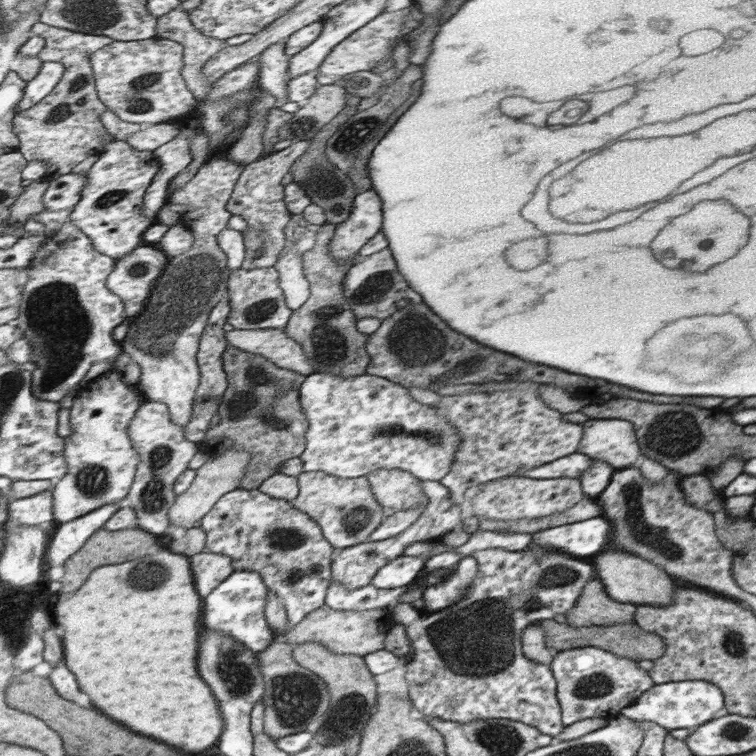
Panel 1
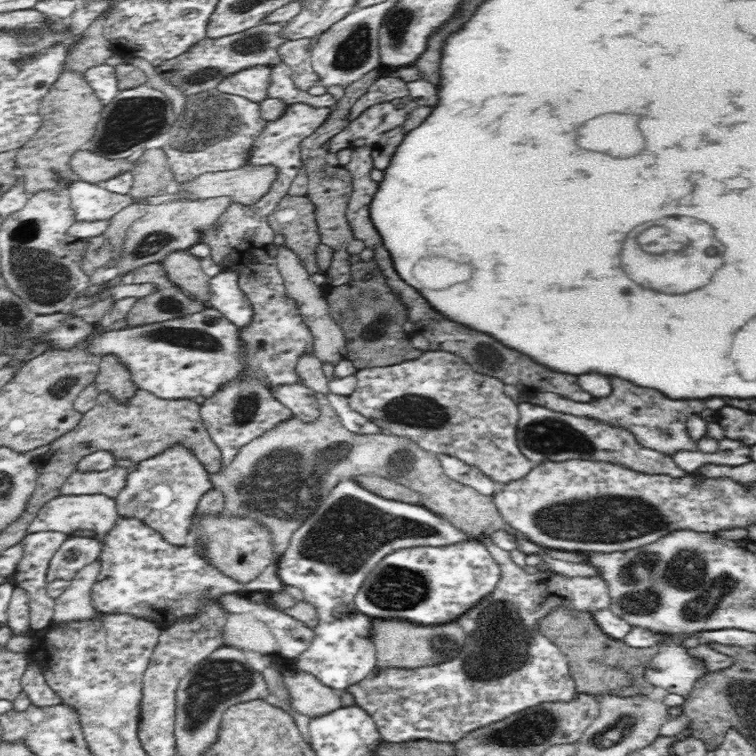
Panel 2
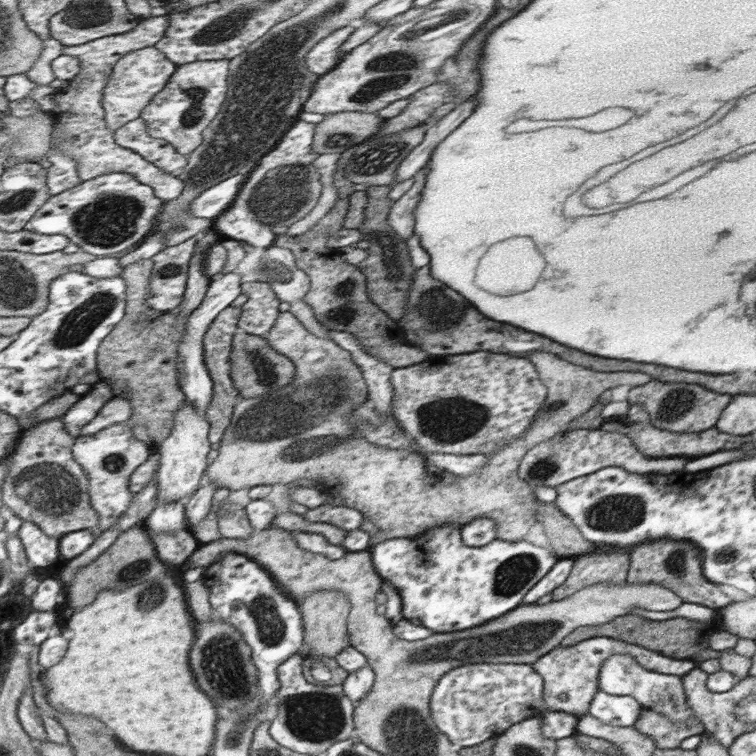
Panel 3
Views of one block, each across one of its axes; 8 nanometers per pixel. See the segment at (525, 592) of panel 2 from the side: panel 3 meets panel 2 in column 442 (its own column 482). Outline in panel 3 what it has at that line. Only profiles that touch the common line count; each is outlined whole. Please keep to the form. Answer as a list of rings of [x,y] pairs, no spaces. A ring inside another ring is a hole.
[[[465,664],[451,668],[435,684],[431,700],[431,716],[439,732],[443,732],[451,744],[459,748],[475,748],[495,736],[501,736],[507,728],[521,724],[523,720],[541,718],[543,736],[561,740],[577,734],[579,718],[567,712],[547,710],[543,700],[543,676],[539,676],[529,664]]]

